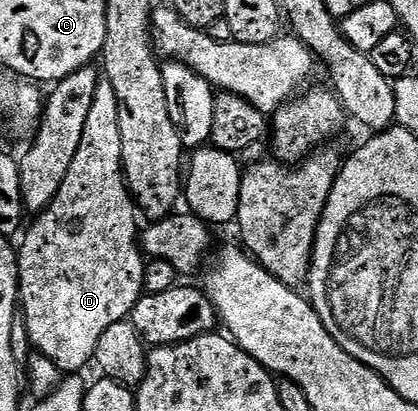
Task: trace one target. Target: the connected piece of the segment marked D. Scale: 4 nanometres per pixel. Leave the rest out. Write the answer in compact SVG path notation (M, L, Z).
M100 78L97 89L93 93L93 105L89 108L89 117L85 120L85 133L81 133L81 145L77 149L77 157L73 157L73 165L69 165L69 173L65 173L65 181L61 181L61 189L55 200L34 216L35 224L26 228L27 236L23 244L18 244L19 257L19 301L21 312L28 325L28 336L31 338L31 346L36 352L52 359L64 373L82 372L82 367L94 360L97 341L109 329L109 325L117 325L124 322L130 316L133 305L145 294L143 290L143 278L147 264L141 250L141 223L135 220L137 208L135 201L127 189L127 181L123 174L123 154L121 153L121 125L119 124L119 106L117 105L117 93L113 93L113 85L109 85L107 78Z

